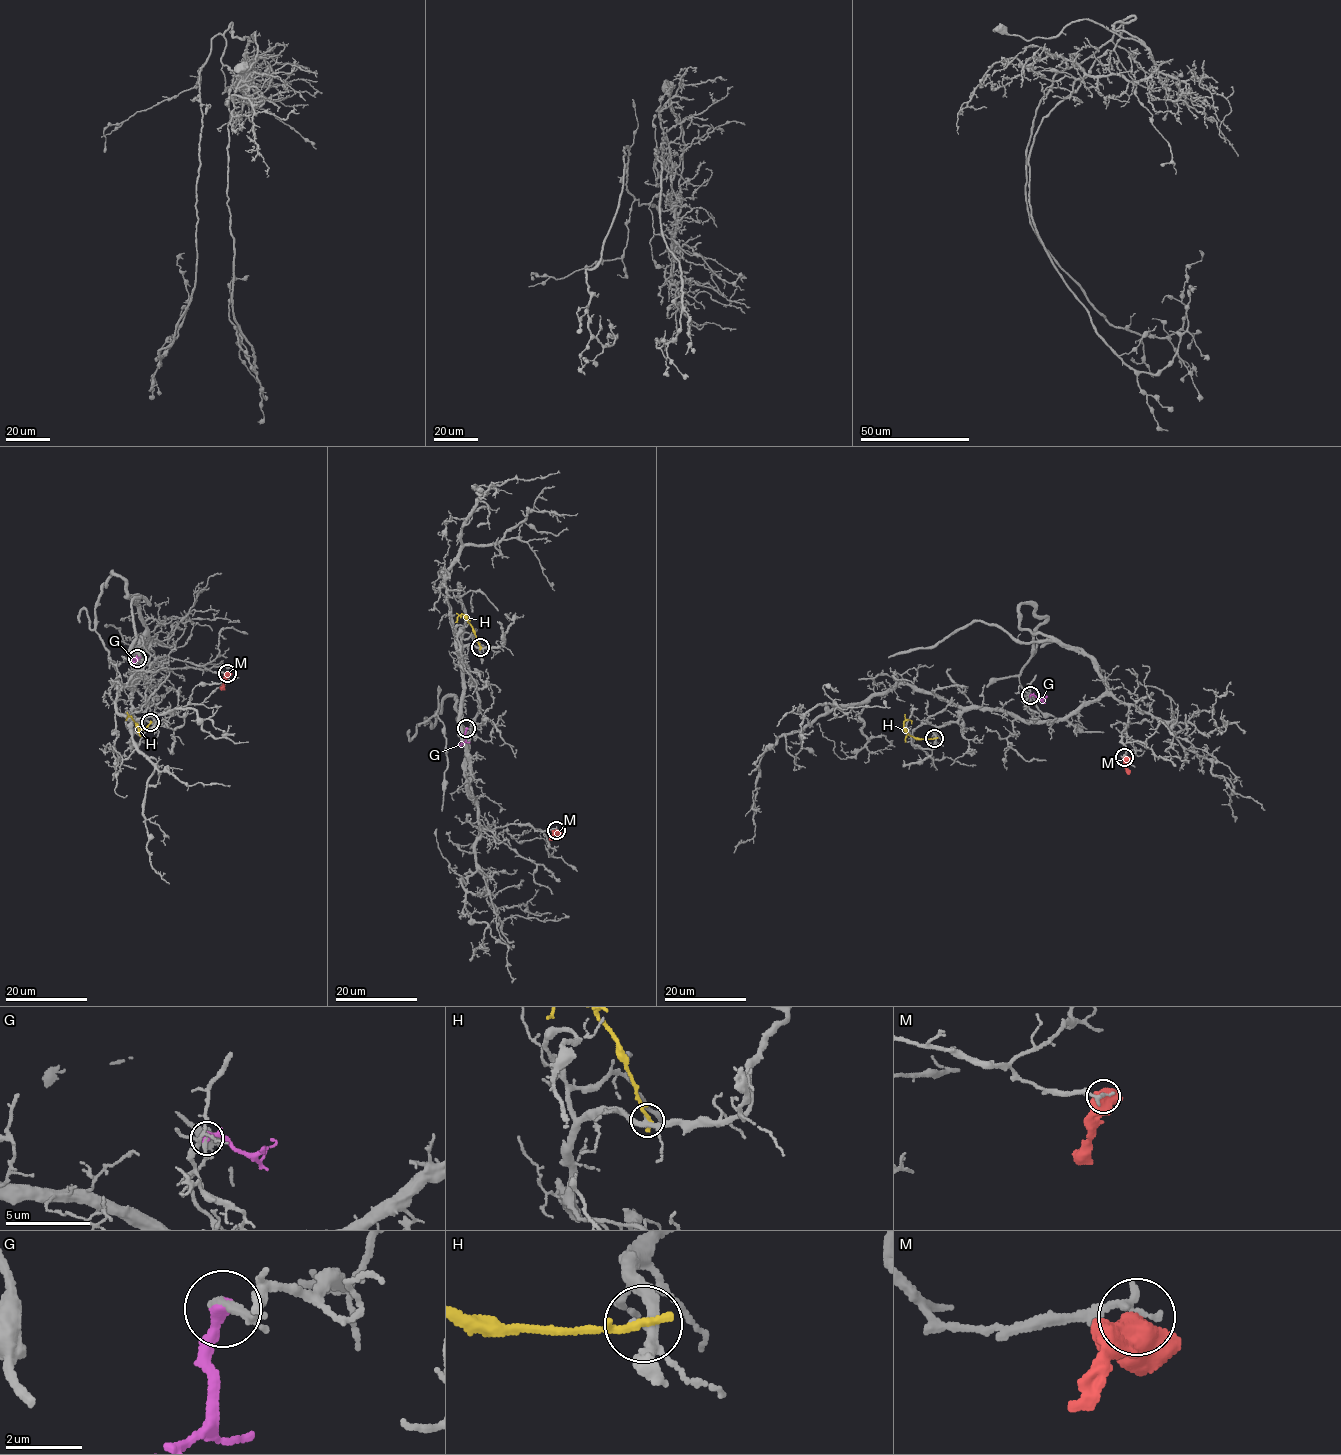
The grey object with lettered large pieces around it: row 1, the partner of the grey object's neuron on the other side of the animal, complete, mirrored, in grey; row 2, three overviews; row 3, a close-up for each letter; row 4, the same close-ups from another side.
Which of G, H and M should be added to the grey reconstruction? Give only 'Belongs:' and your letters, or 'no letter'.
Belongs: G

